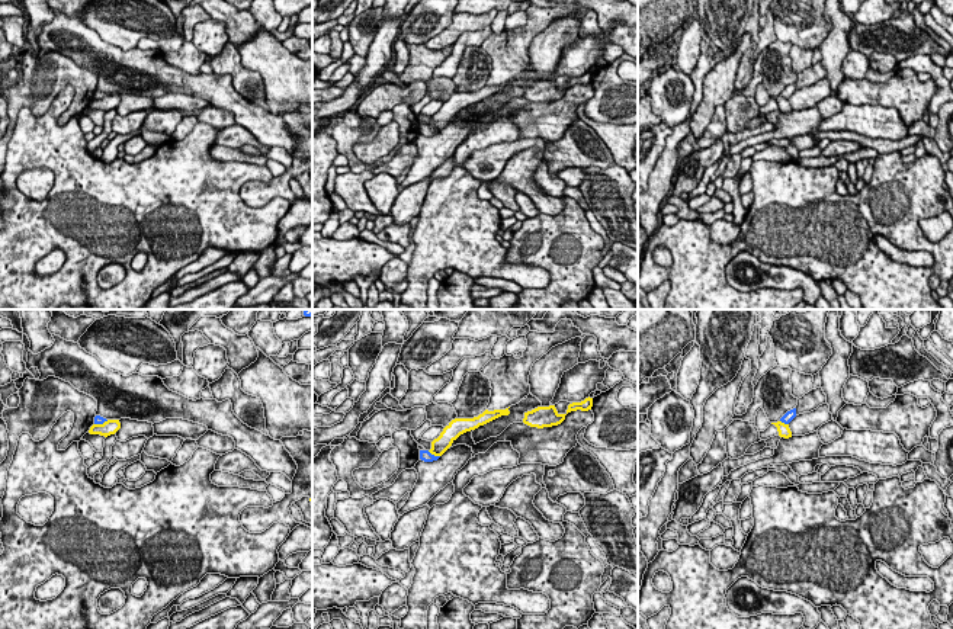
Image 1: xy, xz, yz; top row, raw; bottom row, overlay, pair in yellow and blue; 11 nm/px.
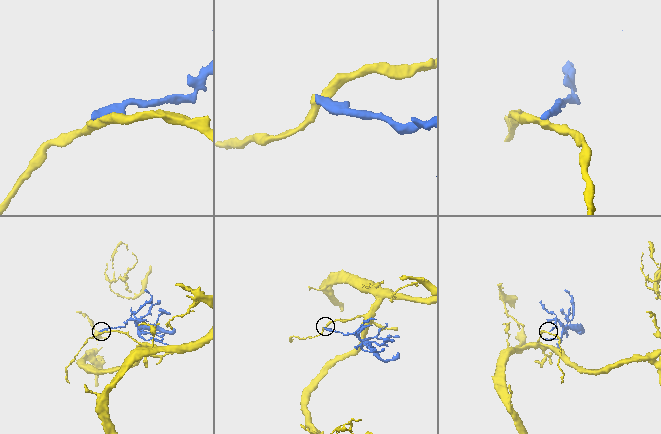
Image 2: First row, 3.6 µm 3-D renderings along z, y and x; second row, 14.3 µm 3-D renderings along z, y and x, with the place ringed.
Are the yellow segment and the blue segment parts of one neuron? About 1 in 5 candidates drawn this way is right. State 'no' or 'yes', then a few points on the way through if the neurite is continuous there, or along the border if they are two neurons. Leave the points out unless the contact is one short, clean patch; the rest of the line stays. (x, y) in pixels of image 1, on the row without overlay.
no | along xz (427, 125), (439, 131)

